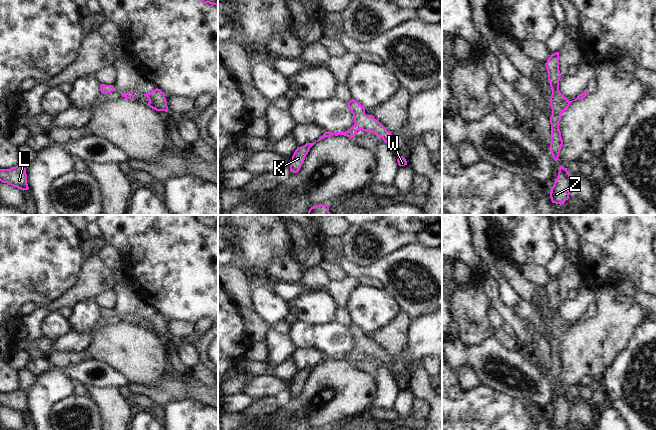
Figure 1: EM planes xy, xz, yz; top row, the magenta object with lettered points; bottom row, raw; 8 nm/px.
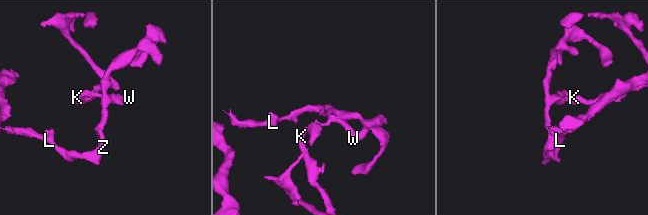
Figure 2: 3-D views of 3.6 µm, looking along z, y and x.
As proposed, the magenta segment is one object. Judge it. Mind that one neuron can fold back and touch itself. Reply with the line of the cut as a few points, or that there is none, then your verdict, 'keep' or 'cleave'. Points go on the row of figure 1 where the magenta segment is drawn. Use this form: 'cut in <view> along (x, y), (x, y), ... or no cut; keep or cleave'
no cut; keep

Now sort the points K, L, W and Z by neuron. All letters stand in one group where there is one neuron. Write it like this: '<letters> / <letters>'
K L W Z

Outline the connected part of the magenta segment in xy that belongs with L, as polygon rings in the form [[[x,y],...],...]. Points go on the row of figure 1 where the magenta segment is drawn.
[[[17,165],[10,169],[0,169],[0,181],[21,190],[28,190],[26,168]]]

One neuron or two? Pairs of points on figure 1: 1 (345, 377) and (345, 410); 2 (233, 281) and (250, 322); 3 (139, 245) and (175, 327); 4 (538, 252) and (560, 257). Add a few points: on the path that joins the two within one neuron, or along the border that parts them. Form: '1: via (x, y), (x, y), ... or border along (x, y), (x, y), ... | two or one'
1: via (345, 385), (345, 402) | one
2: via (240, 291), (248, 312) | one
3: border along (165, 316), (180, 321), (189, 321), (193, 324) | two
4: border along (557, 247), (554, 256), (545, 267) | two

